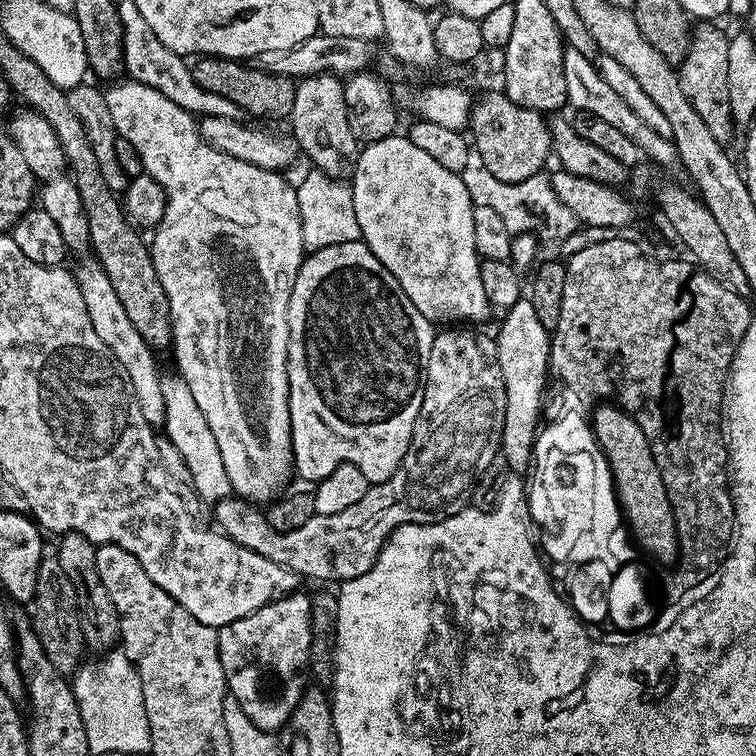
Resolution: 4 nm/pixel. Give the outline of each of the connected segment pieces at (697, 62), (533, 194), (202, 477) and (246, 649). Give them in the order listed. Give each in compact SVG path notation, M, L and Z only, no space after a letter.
M700 22L691 29L688 51L684 61L678 65L682 90L686 90L686 98L690 98L690 106L698 110L698 118L706 122L706 130L716 141L724 142L734 129L732 111L730 110L730 54L728 53L727 35L723 36L711 23Z
M469 147L465 169L461 172L461 176L466 183L466 190L470 194L473 207L485 206L497 211L512 235L530 233L539 241L546 240L556 244L572 235L580 227L573 211L562 204L561 199L554 193L551 179L543 173L518 183L502 182L486 170L482 154L479 154L476 148Z
M178 374L165 375L161 379L162 399L166 402L166 418L162 429L163 435L182 454L186 467L190 469L190 478L194 482L194 490L205 505L214 506L219 500L227 500L233 495L230 477L226 475L226 466L222 466L222 453L218 451L218 441L206 426L206 414L198 410L198 402L194 402L194 394L190 394L190 386Z
M304 590L289 592L280 600L271 600L266 606L246 614L246 618L238 618L238 622L230 622L225 628L219 629L220 661L224 676L228 679L231 699L236 699L235 707L264 732L275 733L283 728L305 690L304 676L306 678L309 671L311 600L312 596L304 593Z

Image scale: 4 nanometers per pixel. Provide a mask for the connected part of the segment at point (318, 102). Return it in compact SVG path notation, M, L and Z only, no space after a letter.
M331 74L323 76L305 76L296 85L294 110L290 110L287 119L292 123L290 134L296 139L301 153L313 169L320 169L330 178L347 181L356 169L356 160L360 157L361 145L350 130L350 118L346 118L344 101L344 80Z

